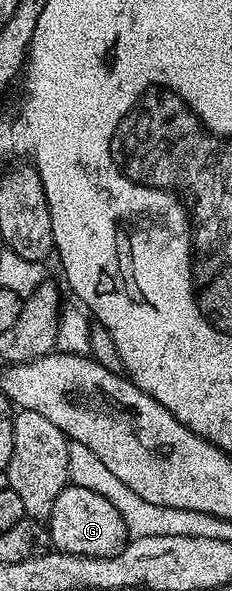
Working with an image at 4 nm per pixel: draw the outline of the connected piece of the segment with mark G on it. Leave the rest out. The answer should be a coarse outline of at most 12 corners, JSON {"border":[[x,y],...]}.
{"border":[[72,483],[47,524],[59,553],[114,557],[131,540],[111,502]]}

